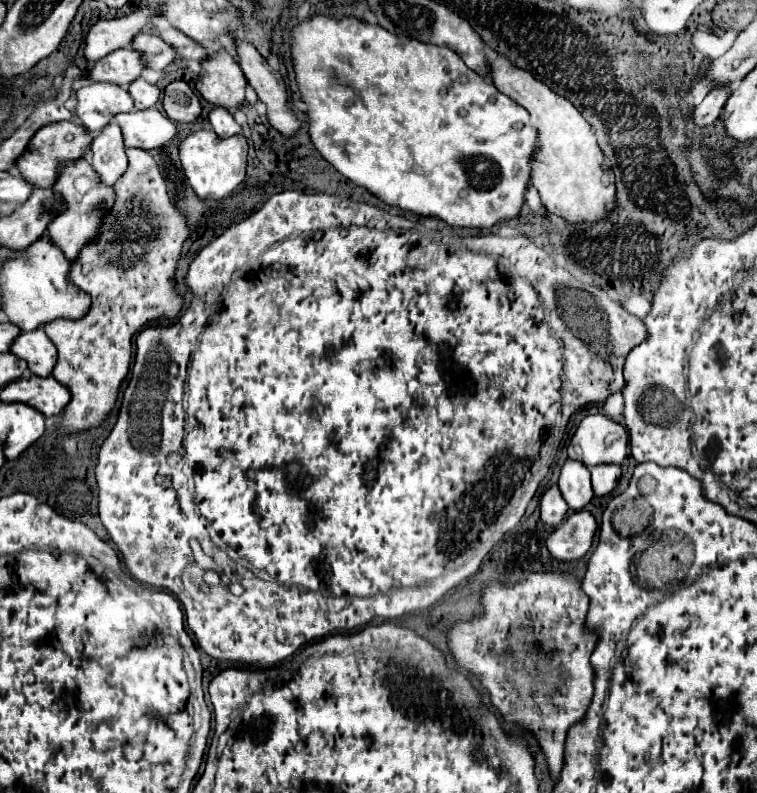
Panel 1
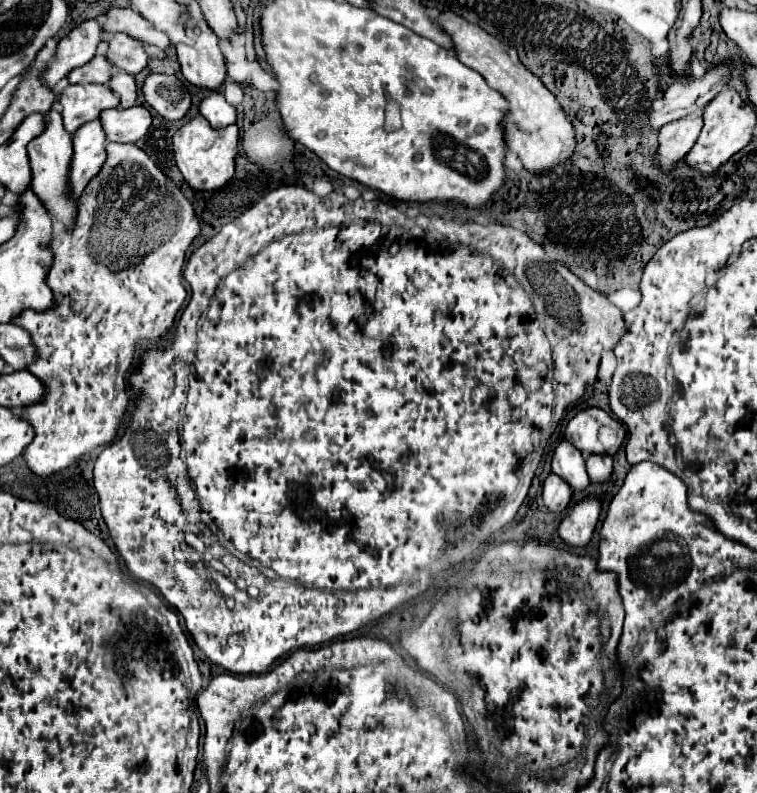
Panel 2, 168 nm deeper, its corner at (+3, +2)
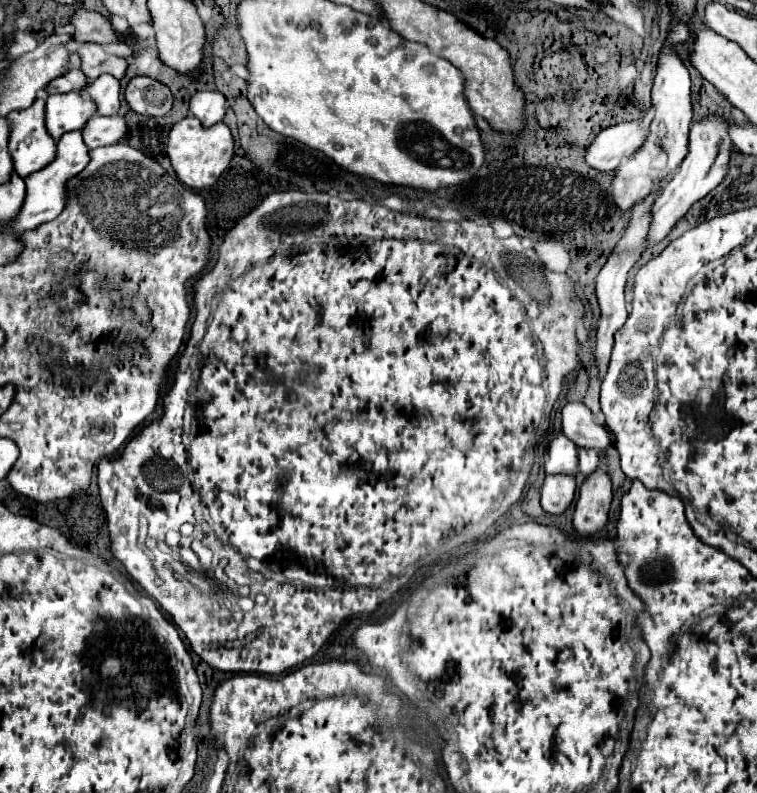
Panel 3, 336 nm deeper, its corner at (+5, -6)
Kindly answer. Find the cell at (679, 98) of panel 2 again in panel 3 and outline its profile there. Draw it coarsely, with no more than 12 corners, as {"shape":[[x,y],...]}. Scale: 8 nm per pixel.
{"shape":[[641,120],[599,132],[587,164],[615,170],[647,140]]}

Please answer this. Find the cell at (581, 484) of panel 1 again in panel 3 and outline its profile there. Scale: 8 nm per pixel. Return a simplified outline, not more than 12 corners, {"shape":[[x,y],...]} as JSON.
{"shape":[[563,434],[549,442],[547,474],[575,476],[577,446]]}

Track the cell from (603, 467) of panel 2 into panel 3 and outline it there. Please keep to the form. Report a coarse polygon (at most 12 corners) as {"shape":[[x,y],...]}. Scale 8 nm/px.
{"shape":[[579,450],[579,472],[589,476],[601,462],[599,450]]}

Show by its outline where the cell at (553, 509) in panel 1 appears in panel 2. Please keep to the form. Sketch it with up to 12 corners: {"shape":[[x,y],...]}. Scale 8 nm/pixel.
{"shape":[[557,474],[543,482],[543,502],[551,512],[563,512],[571,486]]}

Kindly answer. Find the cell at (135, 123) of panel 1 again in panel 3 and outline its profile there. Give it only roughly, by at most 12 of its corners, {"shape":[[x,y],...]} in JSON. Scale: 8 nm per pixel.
{"shape":[[95,116],[83,128],[89,150],[117,144],[129,126],[121,116]]}

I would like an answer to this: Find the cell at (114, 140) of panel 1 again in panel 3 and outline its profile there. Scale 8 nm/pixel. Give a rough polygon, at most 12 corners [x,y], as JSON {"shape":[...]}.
{"shape":[[81,132],[63,134],[55,162],[25,178],[17,232],[57,218],[67,182],[91,162]]}

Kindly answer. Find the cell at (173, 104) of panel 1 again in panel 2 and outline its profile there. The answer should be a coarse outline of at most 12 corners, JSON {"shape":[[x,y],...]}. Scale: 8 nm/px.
{"shape":[[149,74],[141,92],[167,120],[181,120],[191,96],[177,76]]}

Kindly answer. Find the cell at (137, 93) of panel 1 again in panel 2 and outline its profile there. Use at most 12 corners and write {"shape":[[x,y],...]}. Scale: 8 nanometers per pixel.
{"shape":[[115,72],[109,88],[119,96],[119,106],[135,104],[139,88],[127,72]]}

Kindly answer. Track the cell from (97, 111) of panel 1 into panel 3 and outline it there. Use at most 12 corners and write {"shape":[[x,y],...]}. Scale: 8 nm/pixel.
{"shape":[[79,92],[51,94],[45,112],[55,140],[83,130],[97,106]]}

